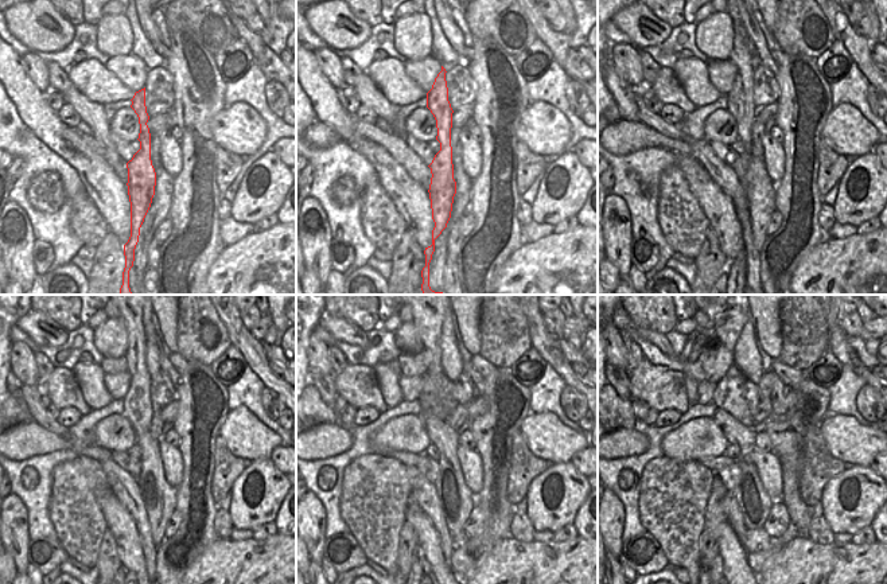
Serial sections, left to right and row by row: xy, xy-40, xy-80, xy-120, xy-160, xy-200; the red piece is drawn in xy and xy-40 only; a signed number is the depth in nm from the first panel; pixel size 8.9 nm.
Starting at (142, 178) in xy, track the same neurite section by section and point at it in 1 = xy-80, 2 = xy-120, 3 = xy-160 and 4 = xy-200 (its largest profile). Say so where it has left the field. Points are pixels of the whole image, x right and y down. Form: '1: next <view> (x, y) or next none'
1: next xy-80 (740, 98)
2: next xy-120 (137, 407)
3: next xy-160 (428, 322)
4: next xy-200 (727, 322)

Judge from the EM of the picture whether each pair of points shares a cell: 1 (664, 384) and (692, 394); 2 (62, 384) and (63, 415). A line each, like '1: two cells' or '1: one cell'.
1: two cells
2: two cells

